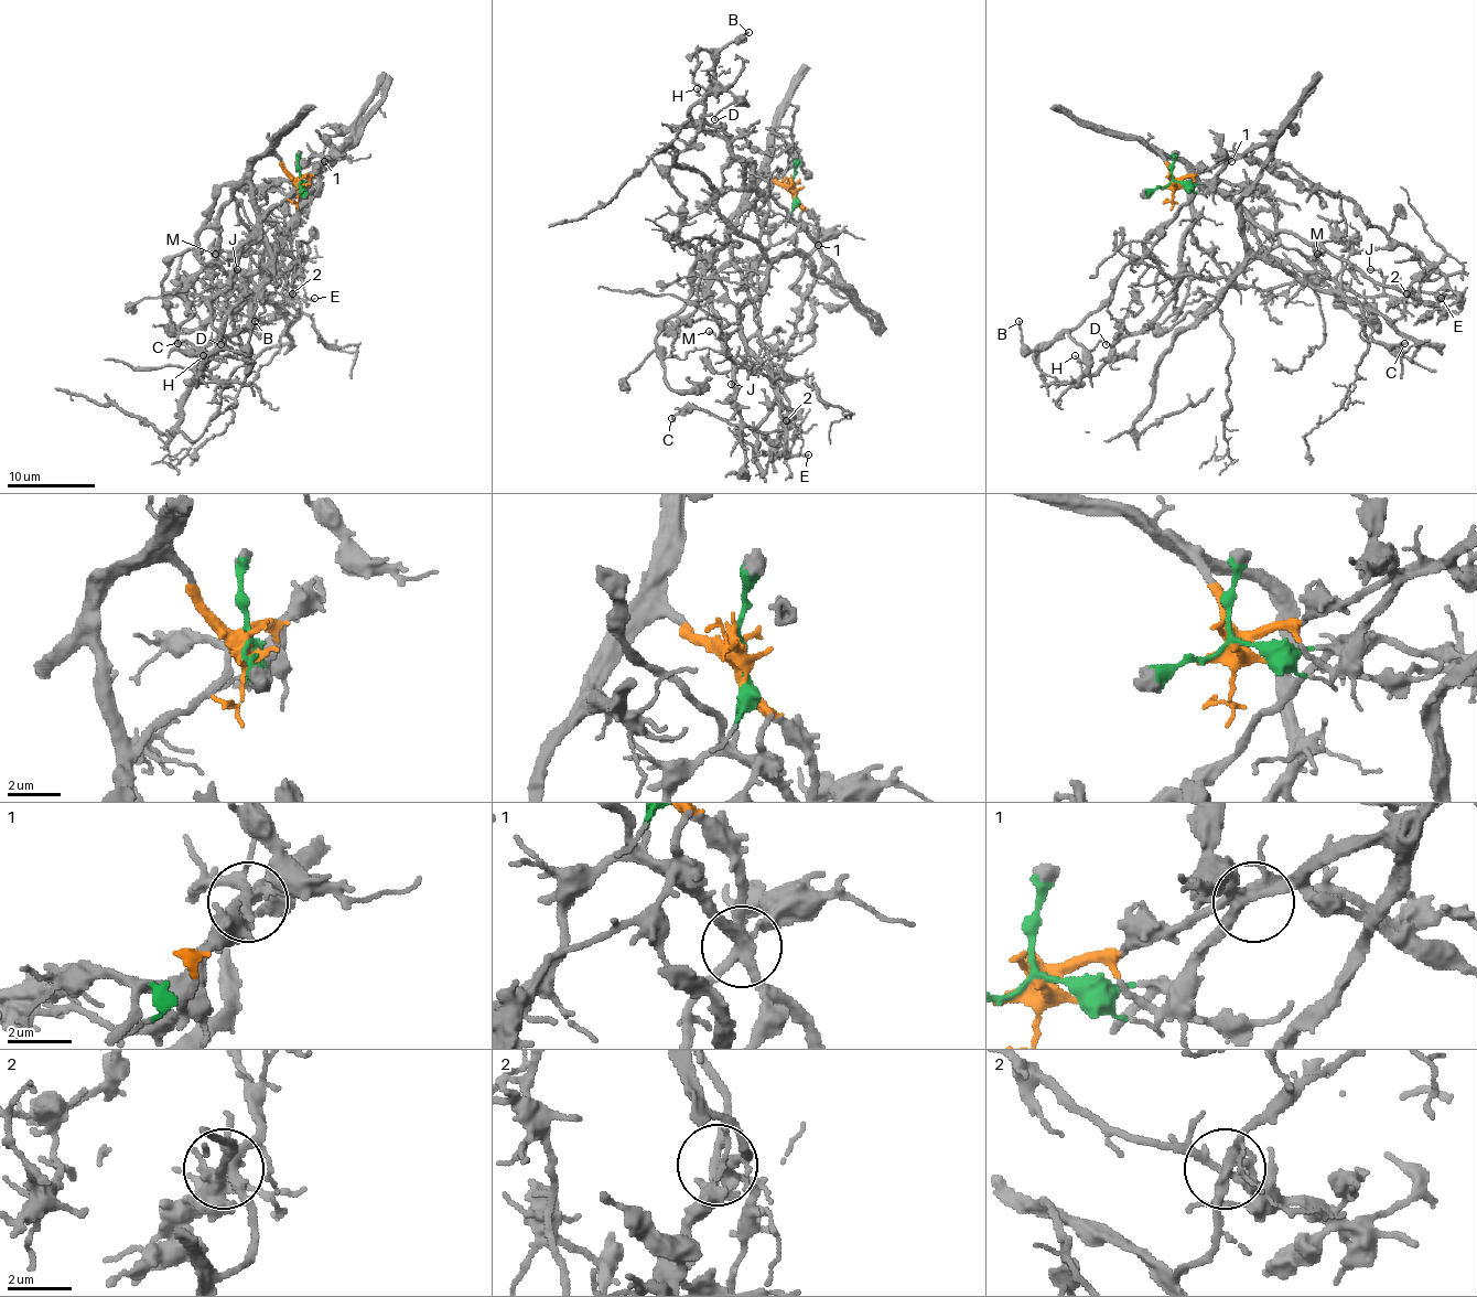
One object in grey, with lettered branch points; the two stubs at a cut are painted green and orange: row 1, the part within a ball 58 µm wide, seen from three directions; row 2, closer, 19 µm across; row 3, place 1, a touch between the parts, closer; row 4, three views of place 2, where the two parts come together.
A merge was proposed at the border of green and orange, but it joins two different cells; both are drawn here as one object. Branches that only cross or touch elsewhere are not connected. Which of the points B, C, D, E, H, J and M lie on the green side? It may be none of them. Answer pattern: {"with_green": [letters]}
{"with_green": ["B", "C", "D"]}

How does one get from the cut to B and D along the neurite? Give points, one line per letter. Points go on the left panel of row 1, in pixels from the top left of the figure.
B: (300, 183), (302, 188), (260, 220), (227, 286), (209, 303), (209, 321), (229, 349), (247, 343), (254, 321)
D: (300, 183), (260, 220), (209, 303), (209, 321), (240, 349), (220, 344)

